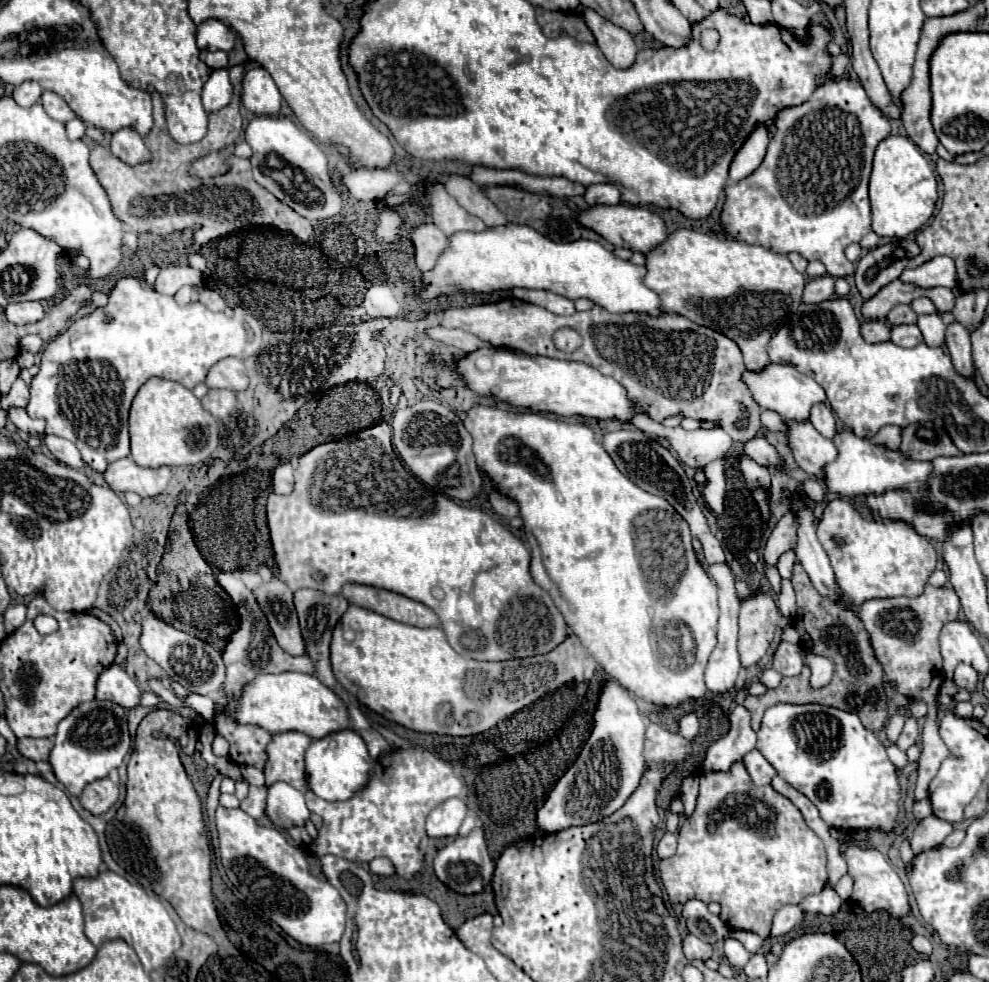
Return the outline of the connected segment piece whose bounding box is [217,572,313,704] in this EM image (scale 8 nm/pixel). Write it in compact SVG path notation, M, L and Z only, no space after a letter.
M221 572L217 574L219 584L225 588L225 592L231 596L231 600L237 606L237 612L241 616L241 624L239 630L233 632L225 652L223 652L223 662L227 666L227 678L223 684L223 692L219 694L217 702L227 704L227 694L239 694L243 690L243 684L247 684L249 680L253 680L253 676L257 674L279 674L279 672L305 672L305 674L313 674L313 662L307 656L289 656L275 640L275 636L271 634L271 628L261 612L261 608L257 606L257 600L253 596L253 592L241 582L237 572Z

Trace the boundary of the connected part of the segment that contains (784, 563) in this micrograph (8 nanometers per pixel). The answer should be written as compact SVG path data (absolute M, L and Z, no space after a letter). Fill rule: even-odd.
M791 548L791 550L783 552L781 558L779 558L779 562L777 562L779 574L781 574L783 578L791 578L791 568L793 568L793 564L795 564L795 550Z

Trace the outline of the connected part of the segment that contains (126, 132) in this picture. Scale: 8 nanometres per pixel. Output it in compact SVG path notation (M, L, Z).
M123 128L121 132L115 132L115 152L113 154L129 166L151 162L151 152L147 144L131 128Z

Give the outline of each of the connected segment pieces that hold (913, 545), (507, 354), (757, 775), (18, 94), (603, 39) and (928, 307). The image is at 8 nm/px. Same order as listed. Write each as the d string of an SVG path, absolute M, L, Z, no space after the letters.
M837 498L825 506L823 516L819 518L819 524L817 524L817 536L827 556L831 558L837 586L857 606L871 598L919 596L927 584L929 574L935 570L937 550L929 538L917 534L909 522L891 522L891 520L883 522L877 518L865 518L859 510L855 510L855 506L849 500Z
M479 348L455 360L453 368L463 378L465 386L475 394L493 396L517 408L599 420L617 418L621 422L629 422L635 414L633 402L625 396L625 388L621 388L617 380L601 376L601 372L581 362L531 356L511 348Z
M751 750L743 760L745 760L745 766L757 786L769 784L773 780L773 776L777 774L775 768L767 762L767 758L759 750Z
M27 80L27 82L19 84L19 86L15 86L13 100L17 104L21 104L21 106L33 106L35 102L39 102L41 94L43 94L43 88L37 82L29 82Z
M583 8L583 20L593 32L597 46L615 68L629 68L633 64L637 46L633 42L633 36L625 28L615 26L591 8Z
M925 296L915 298L915 300L911 302L911 308L913 308L917 314L935 314L935 312L937 312L937 310L935 310L935 304L933 304L929 298L925 298Z

